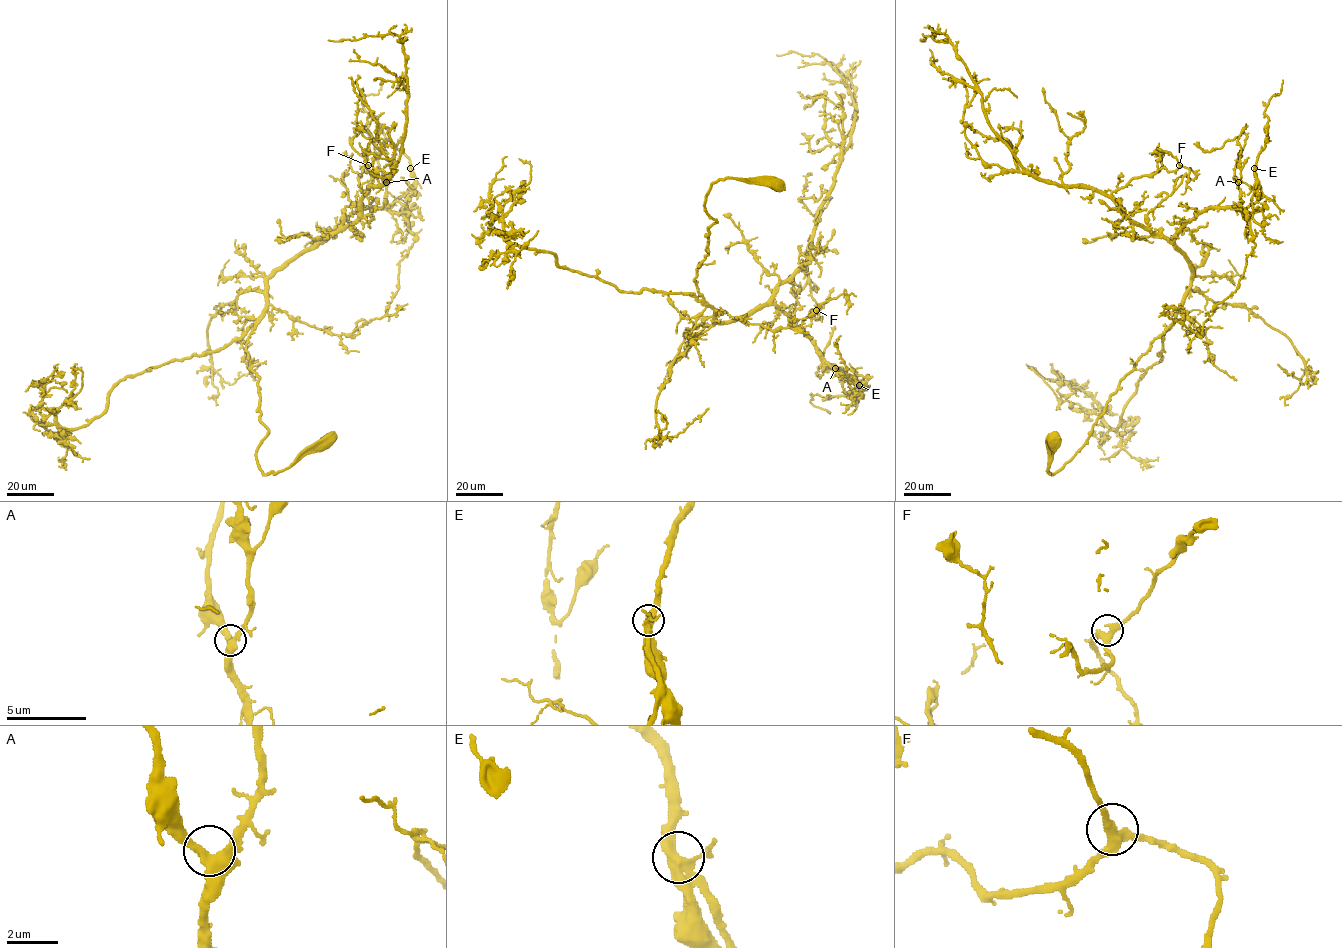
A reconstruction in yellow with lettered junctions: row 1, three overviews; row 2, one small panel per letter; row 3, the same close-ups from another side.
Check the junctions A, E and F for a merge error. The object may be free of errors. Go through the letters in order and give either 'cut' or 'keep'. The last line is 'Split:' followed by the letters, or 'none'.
A: keep
E: cut
F: keep
Split: E

